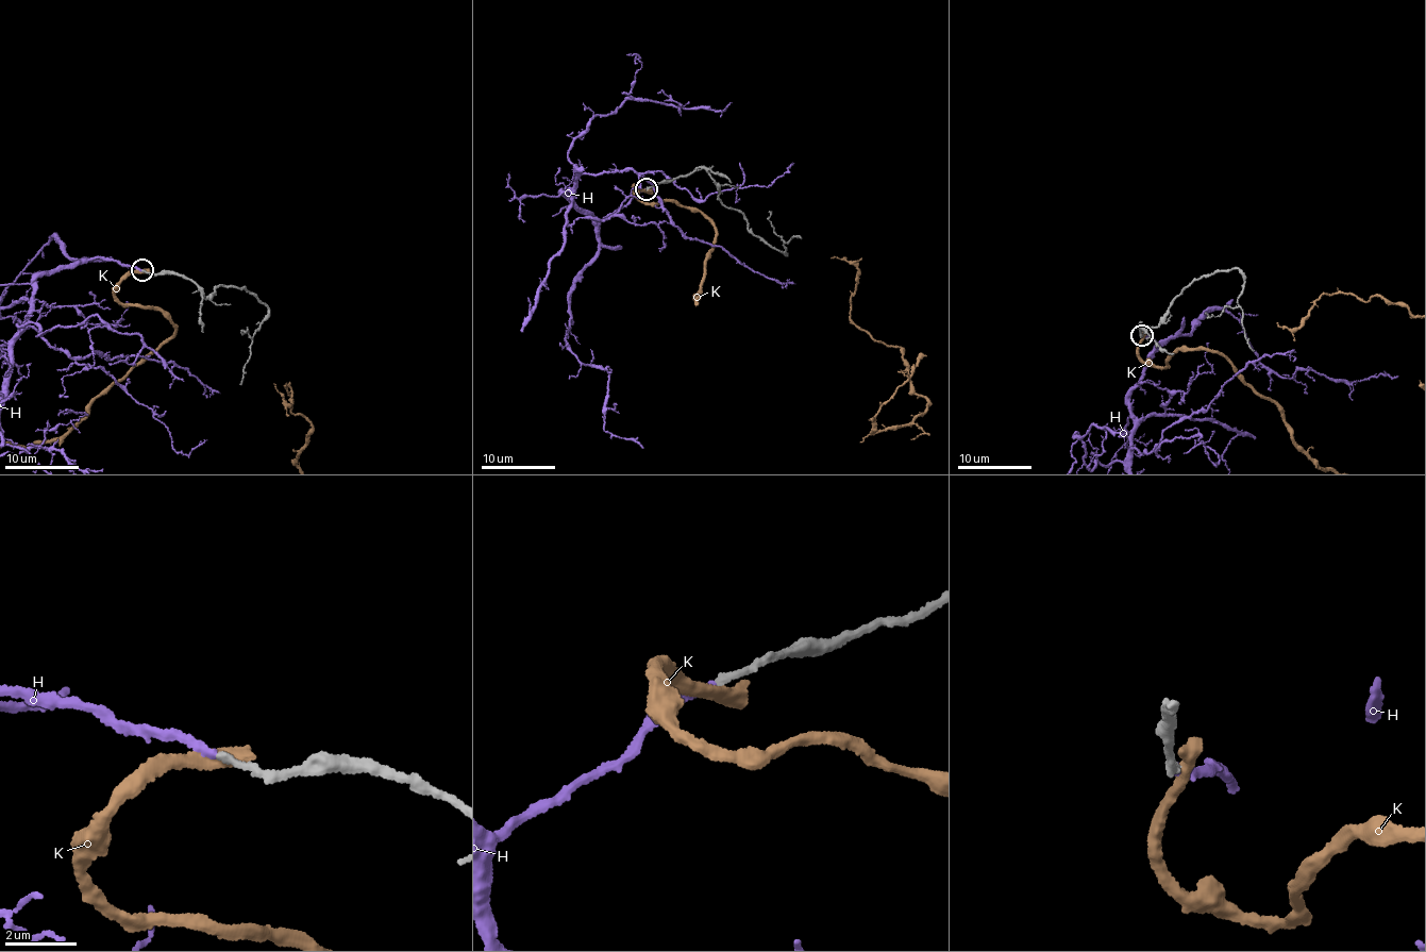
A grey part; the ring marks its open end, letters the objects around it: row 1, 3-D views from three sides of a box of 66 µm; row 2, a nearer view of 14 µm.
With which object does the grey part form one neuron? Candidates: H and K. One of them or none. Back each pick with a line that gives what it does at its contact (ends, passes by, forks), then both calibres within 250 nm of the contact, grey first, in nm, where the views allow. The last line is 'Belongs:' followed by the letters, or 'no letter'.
H: it ends there; 200 nm thick on the grey side, 240 nm on the other
Belongs: H

